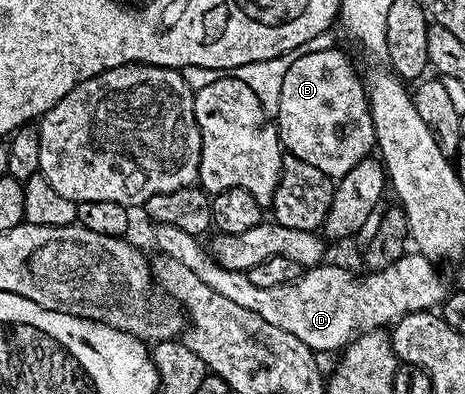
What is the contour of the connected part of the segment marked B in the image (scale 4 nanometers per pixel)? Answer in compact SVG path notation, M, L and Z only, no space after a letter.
M333 46L317 52L297 55L292 61L286 78L282 78L282 98L278 102L278 114L274 118L275 127L280 133L281 145L291 155L301 158L310 166L322 170L322 174L339 178L346 175L358 162L369 159L376 143L376 131L368 105L368 91L364 88L361 73L356 73L354 65L344 52Z

